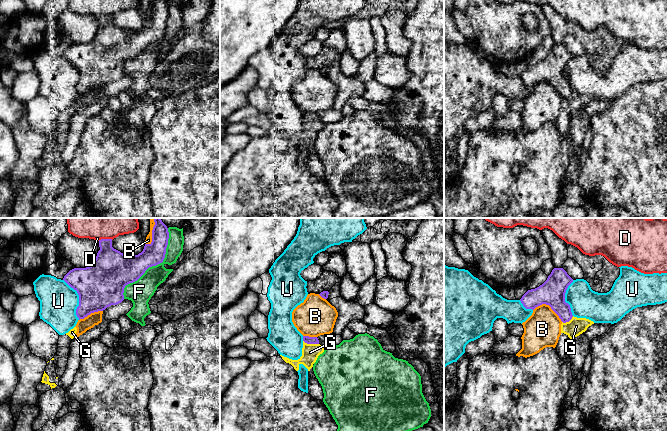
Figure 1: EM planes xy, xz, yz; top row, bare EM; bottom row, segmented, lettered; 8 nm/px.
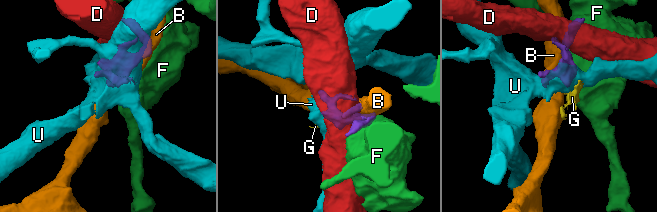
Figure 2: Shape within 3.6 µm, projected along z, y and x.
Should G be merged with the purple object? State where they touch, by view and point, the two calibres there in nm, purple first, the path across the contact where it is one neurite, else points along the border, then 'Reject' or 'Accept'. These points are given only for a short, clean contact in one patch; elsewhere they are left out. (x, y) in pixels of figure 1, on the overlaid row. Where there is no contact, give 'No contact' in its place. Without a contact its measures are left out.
Touches purple at xz (311, 343). Thickness 60 nm (purple) against 140 nm. Boundary: xz (303, 340), (307, 343), (318, 344). Reject

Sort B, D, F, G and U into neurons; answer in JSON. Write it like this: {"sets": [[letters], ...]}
{"sets": [["B"], ["D"], ["F"], ["G", "U"]]}

